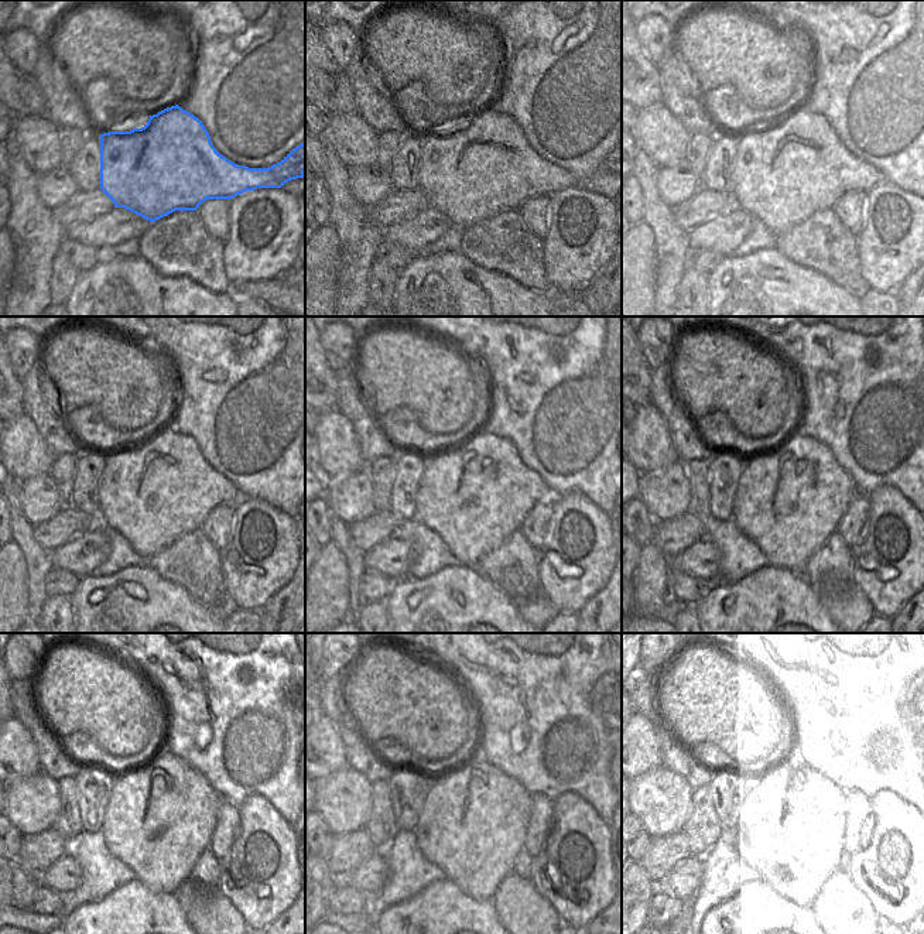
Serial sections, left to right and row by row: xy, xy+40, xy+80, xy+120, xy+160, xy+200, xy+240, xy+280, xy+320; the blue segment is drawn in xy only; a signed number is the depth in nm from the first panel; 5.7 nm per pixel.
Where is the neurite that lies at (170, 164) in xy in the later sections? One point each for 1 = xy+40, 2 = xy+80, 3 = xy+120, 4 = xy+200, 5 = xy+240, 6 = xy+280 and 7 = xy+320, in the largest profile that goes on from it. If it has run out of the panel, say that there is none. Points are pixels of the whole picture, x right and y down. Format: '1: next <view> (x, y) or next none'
1: next xy+40 (472, 171)
2: next xy+80 (783, 174)
3: next xy+120 (153, 493)
4: next xy+200 (790, 499)
5: next xy+240 (160, 816)
6: next xy+280 (474, 821)
7: next xy+320 (790, 828)

